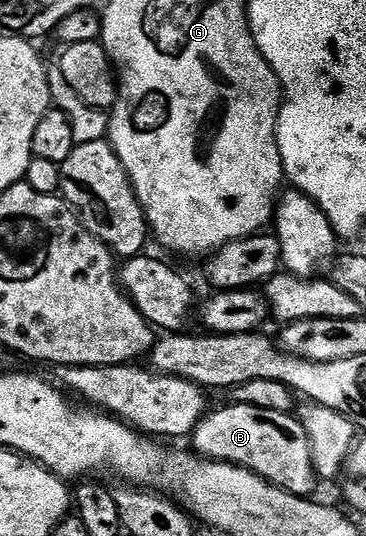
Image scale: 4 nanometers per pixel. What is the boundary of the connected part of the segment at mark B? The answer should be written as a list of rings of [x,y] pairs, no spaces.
[[[229,403],[226,409],[206,412],[191,434],[192,441],[192,448],[200,456],[208,457],[210,461],[225,461],[228,465],[242,465],[296,497],[308,498],[312,494],[309,492],[319,485],[313,470],[309,436],[293,413]]]

